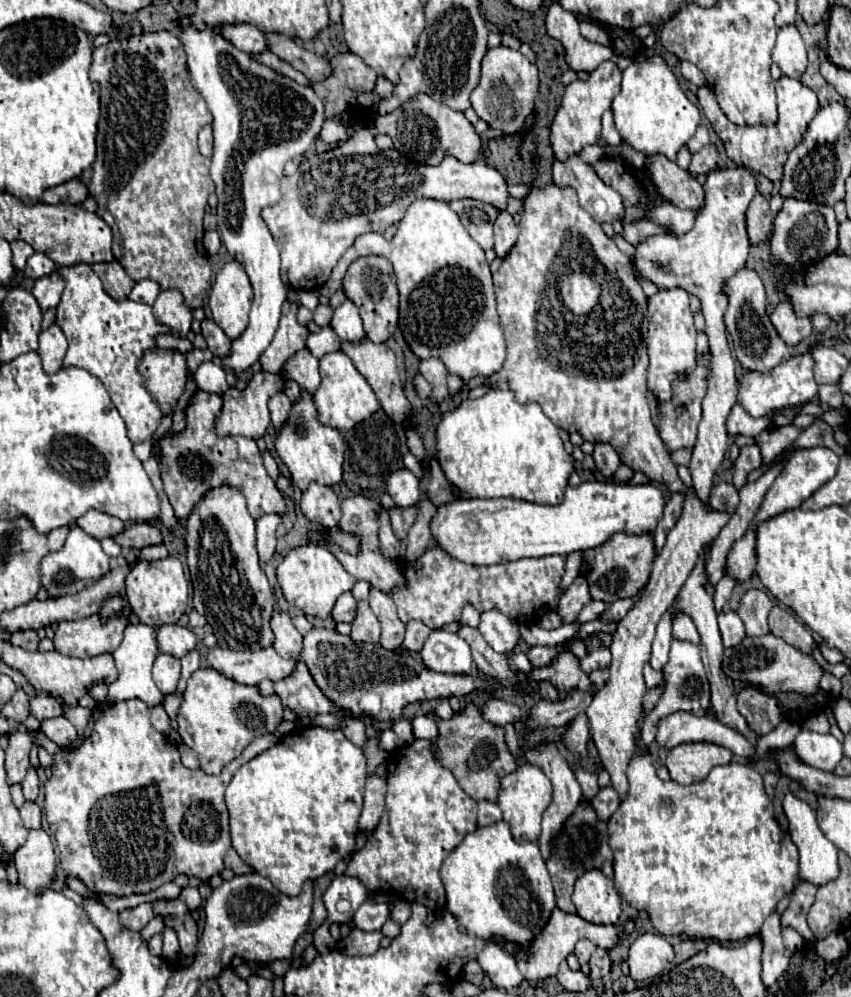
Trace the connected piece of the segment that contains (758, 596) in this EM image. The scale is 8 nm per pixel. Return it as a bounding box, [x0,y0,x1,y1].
[737,590,773,636]

